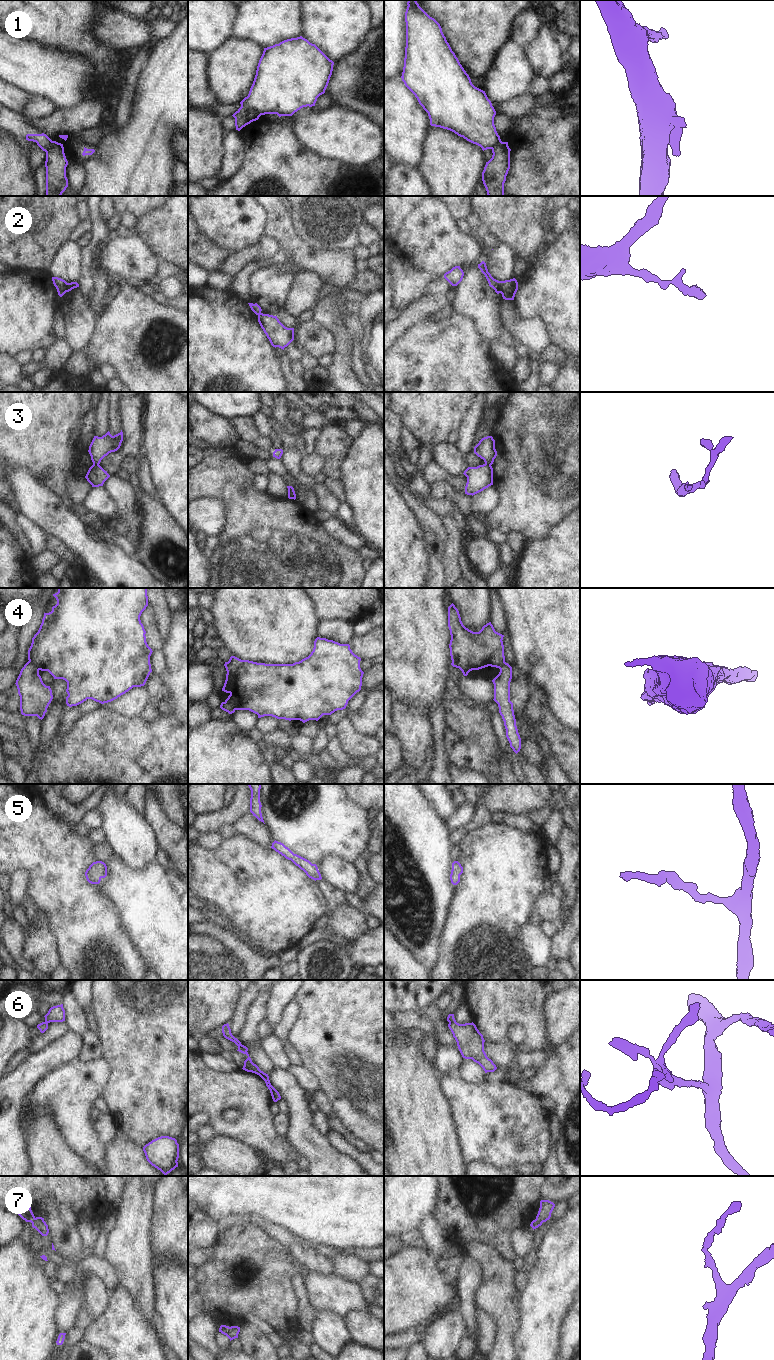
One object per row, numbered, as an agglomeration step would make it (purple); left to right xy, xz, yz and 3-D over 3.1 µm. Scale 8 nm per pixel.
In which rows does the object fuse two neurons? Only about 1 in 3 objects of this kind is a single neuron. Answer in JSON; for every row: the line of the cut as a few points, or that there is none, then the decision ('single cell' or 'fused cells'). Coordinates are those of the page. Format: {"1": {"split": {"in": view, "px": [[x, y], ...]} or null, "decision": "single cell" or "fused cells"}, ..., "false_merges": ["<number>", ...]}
{"1": {"split": {"in": "xz", "px": [[246, 114], [257, 112], [260, 115]]}, "decision": "fused cells"}, "2": {"split": {"in": "yz", "px": [[502, 281], [500, 292]]}, "decision": "fused cells"}, "3": {"split": {"in": "xy", "px": [[93, 464], [98, 465]]}, "decision": "fused cells"}, "4": {"split": {"in": "xy", "px": [[29, 660], [39, 669]]}, "decision": "fused cells"}, "5": {"split": null, "decision": "single cell"}, "6": {"split": {"in": "yz", "px": [[455, 1021], [449, 1023]]}, "decision": "fused cells"}, "7": {"split": null, "decision": "single cell"}, "false_merges": ["1", "2", "3", "4", "6"]}

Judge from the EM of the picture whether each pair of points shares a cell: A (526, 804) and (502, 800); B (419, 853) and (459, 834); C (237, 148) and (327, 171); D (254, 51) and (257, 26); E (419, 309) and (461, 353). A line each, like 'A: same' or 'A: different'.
A: same
B: different
C: different
D: different
E: different

